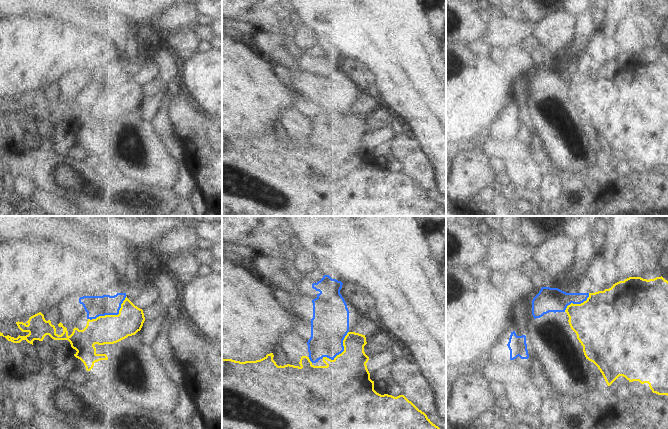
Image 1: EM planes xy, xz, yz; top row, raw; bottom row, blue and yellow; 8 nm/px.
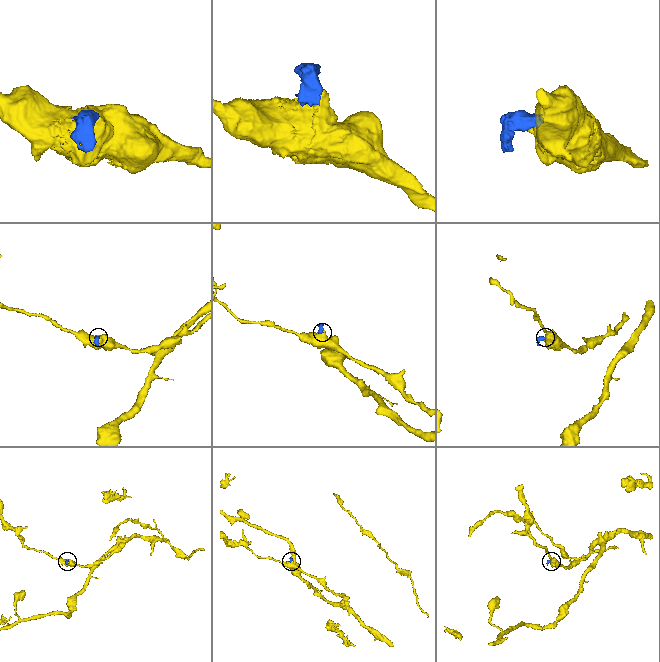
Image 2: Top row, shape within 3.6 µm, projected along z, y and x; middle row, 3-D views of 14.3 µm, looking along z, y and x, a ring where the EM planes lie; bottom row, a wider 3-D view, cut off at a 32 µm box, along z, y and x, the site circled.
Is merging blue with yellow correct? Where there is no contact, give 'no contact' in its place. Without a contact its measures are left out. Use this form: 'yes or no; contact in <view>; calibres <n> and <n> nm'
no; contact in xy; calibres 170 and 240 nm

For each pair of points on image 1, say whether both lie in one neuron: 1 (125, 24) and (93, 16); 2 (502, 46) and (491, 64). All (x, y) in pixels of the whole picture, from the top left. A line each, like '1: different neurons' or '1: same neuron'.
1: same neuron
2: different neurons

